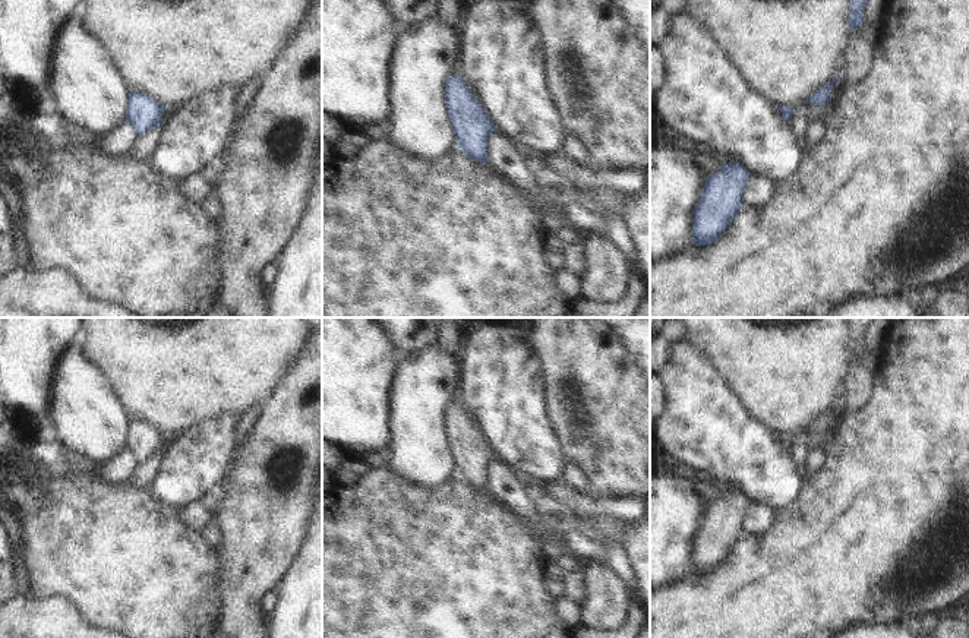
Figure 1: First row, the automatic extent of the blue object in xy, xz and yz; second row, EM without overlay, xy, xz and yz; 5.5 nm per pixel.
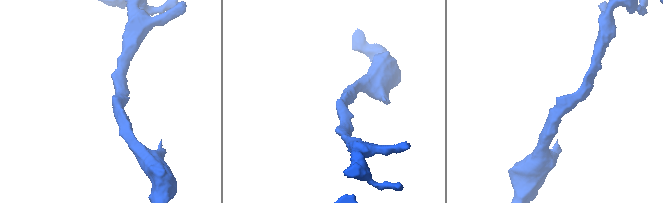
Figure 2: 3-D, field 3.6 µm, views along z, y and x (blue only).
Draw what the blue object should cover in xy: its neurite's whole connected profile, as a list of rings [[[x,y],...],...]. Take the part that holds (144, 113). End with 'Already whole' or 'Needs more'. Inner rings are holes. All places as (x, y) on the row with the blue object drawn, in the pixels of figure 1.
[[[130,92],[126,108],[126,121],[132,124],[139,136],[142,136],[149,129],[162,123],[164,111],[167,111],[167,108],[160,105],[149,95],[143,92]]]. Already whole.

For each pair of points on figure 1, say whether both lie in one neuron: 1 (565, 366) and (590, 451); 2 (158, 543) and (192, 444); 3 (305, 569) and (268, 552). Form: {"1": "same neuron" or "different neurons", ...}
{"1": "same neuron", "2": "different neurons", "3": "different neurons"}

